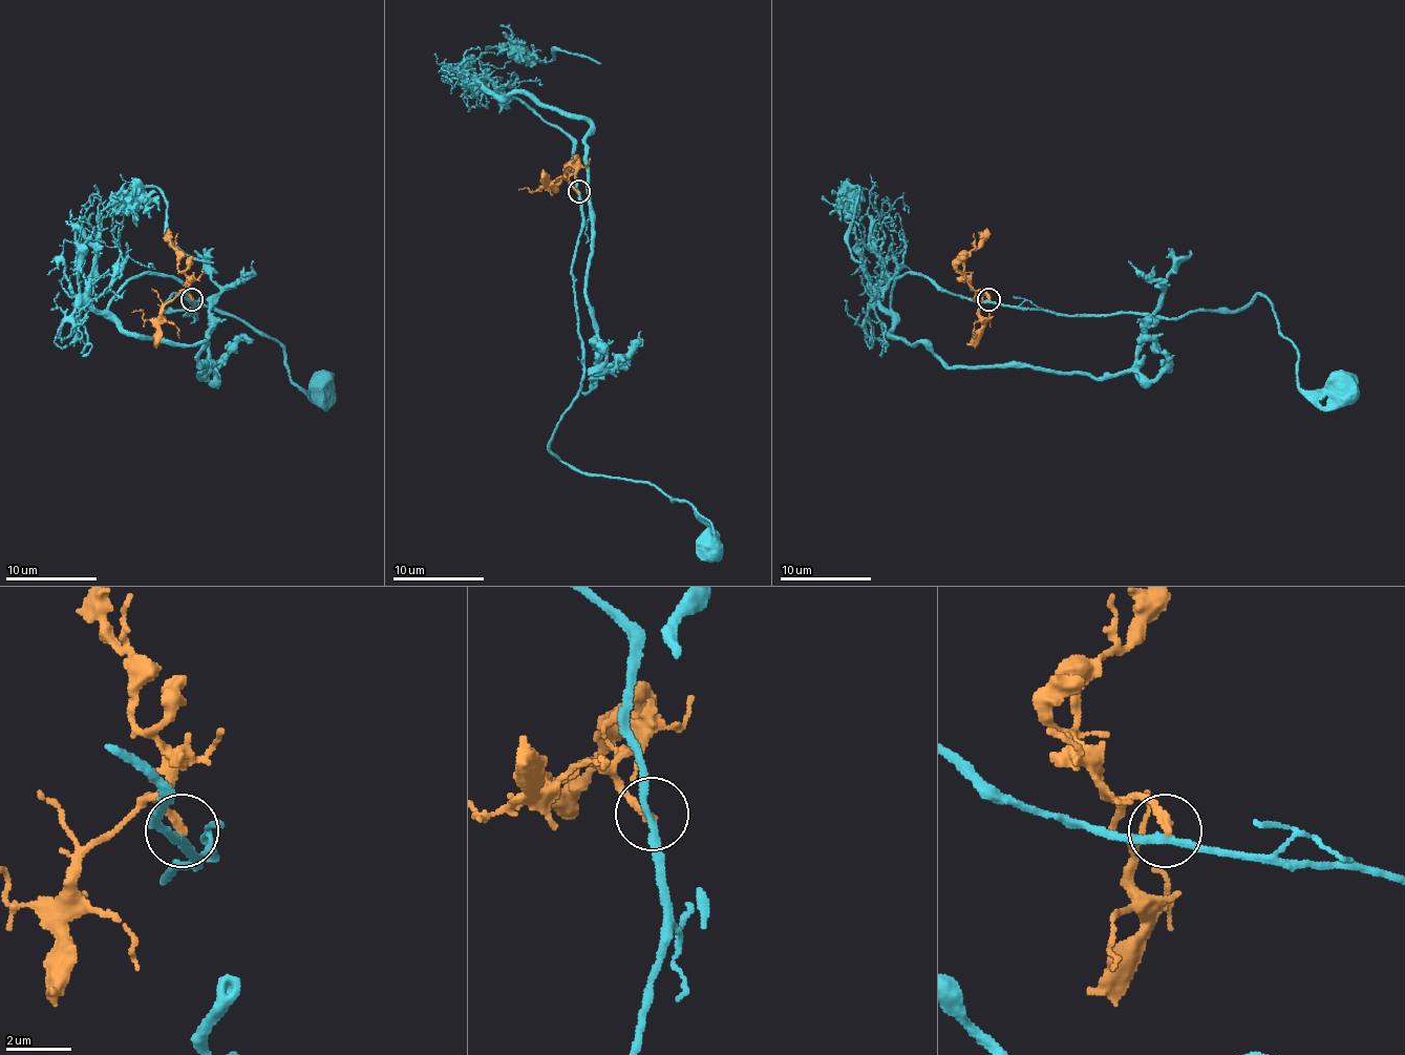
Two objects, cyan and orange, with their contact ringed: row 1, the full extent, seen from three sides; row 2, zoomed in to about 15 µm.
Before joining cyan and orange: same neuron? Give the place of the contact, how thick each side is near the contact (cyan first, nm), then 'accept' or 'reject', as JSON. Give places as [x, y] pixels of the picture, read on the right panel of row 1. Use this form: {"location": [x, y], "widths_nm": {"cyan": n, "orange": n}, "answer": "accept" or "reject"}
{"location": [988, 299], "widths_nm": {"cyan": 220, "orange": 240}, "answer": "reject"}

